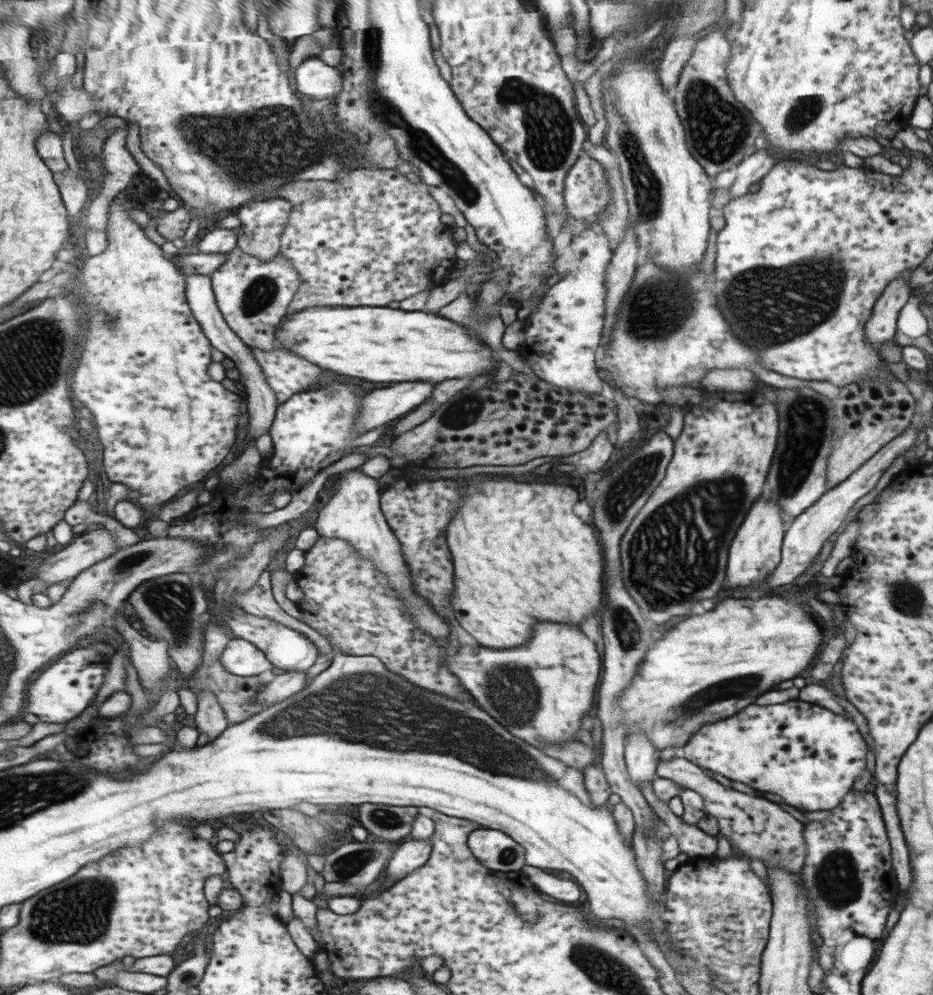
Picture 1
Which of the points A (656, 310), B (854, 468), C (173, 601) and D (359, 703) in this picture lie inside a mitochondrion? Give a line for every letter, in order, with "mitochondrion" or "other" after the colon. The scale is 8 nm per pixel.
A: mitochondrion
B: other
C: mitochondrion
D: mitochondrion

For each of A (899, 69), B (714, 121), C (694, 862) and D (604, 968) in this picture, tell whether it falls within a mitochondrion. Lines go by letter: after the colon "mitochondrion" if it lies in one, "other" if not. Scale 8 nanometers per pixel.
A: other
B: mitochondrion
C: other
D: mitochondrion

